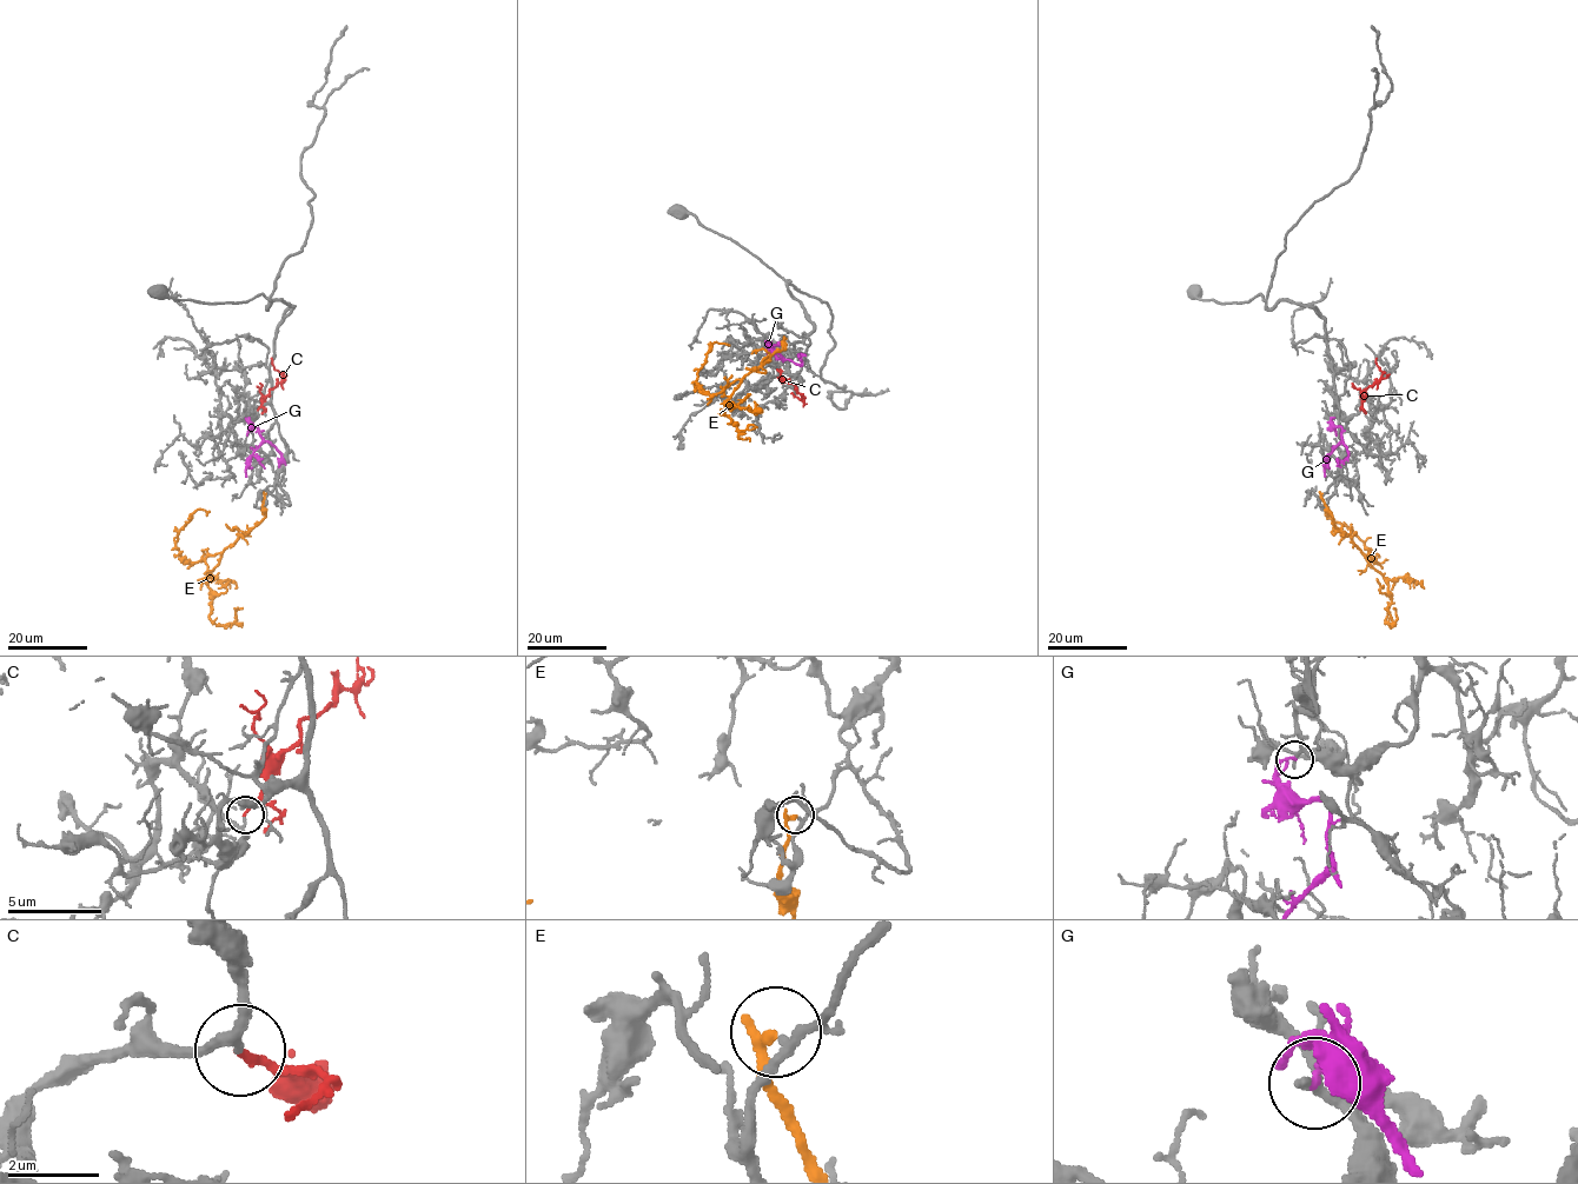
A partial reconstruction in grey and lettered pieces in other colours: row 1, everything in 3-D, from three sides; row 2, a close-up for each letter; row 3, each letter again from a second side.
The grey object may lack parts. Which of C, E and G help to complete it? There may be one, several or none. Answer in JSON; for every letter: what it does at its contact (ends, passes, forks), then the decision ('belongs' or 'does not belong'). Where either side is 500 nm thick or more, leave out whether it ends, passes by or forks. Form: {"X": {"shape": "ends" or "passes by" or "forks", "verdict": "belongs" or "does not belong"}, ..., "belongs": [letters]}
{"C": {"shape": "ends", "verdict": "belongs"}, "E": {"shape": "ends", "verdict": "does not belong"}, "G": {"shape": "ends", "verdict": "does not belong"}, "belongs": ["C"]}

